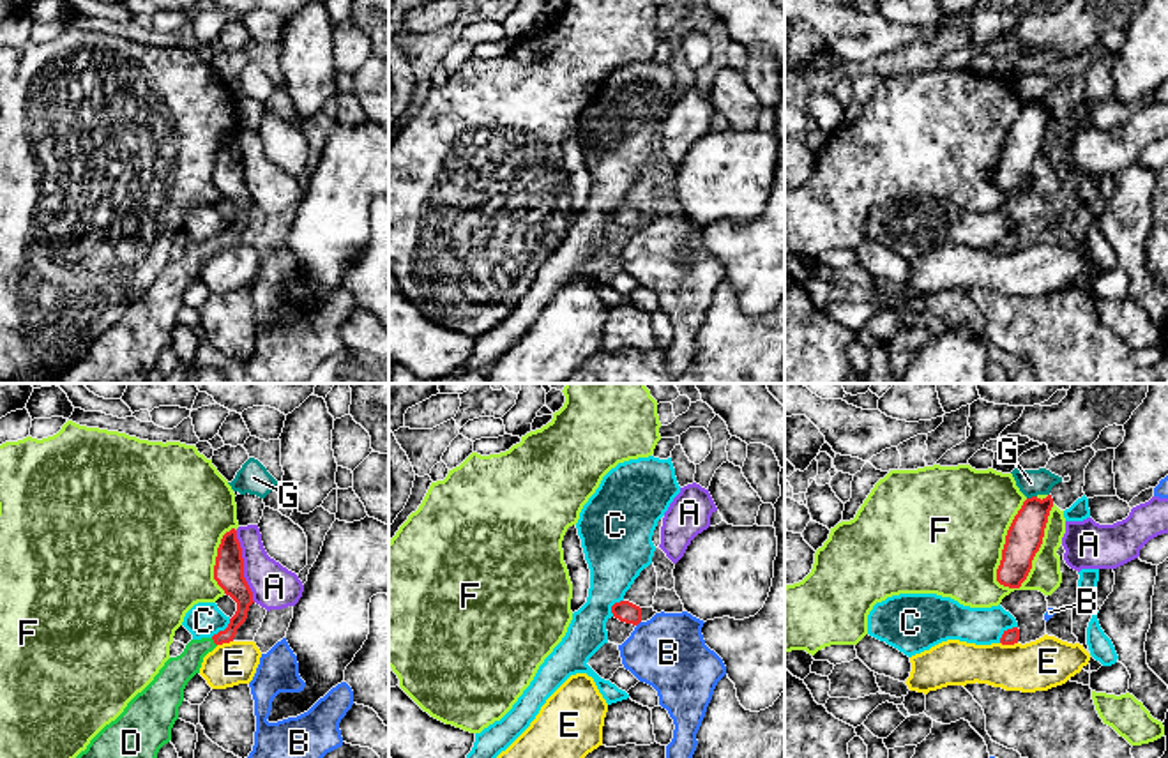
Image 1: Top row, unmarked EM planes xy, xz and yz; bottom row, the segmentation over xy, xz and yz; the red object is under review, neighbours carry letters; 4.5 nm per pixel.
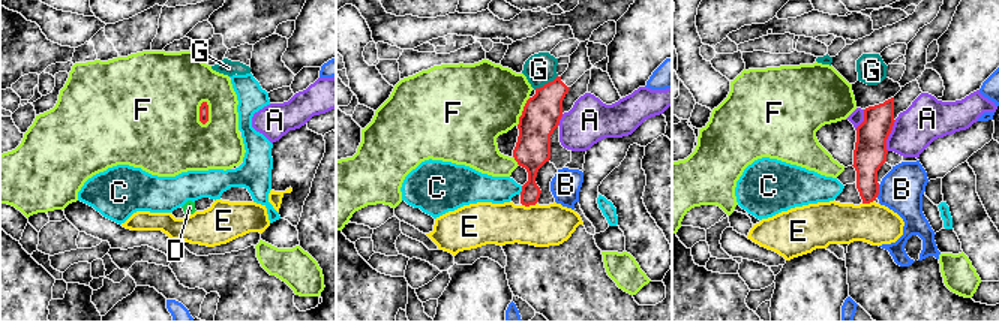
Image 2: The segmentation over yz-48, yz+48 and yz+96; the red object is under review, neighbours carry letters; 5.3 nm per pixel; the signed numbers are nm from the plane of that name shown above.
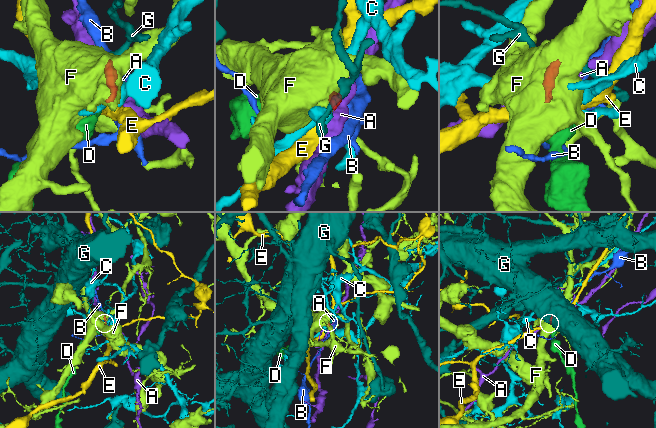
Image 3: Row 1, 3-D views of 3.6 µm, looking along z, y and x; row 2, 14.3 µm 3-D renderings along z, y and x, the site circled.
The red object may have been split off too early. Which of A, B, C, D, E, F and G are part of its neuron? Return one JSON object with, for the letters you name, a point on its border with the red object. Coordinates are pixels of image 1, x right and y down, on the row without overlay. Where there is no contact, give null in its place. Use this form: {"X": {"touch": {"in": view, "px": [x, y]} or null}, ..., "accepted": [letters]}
{"D": {"touch": {"in": "xy", "px": [214, 246]}}, "accepted": ["D"]}

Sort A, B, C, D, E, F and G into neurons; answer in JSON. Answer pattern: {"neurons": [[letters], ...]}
{"neurons": [["A"], ["B"], ["C"], ["D"], ["E"], ["F"], ["G"]]}

